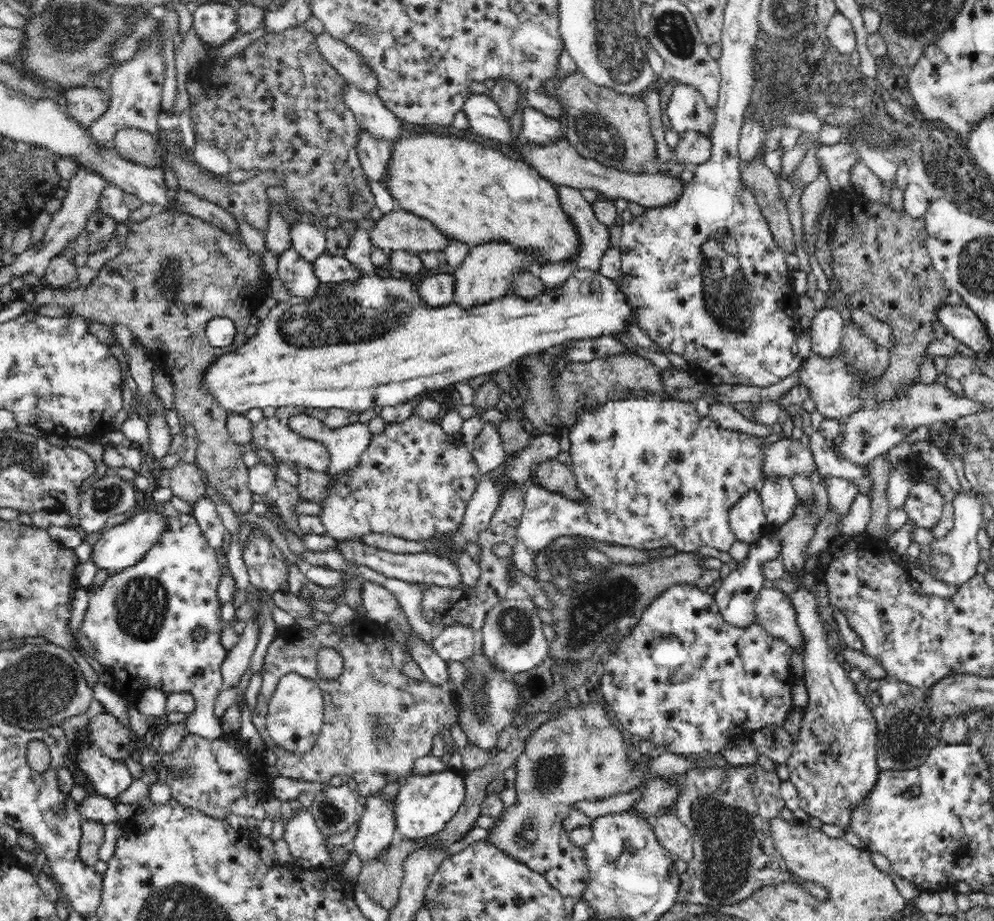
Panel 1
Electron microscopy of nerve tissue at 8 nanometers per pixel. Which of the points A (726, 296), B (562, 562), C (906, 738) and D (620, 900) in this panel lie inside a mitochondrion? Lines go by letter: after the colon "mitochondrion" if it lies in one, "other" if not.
A: mitochondrion
B: mitochondrion
C: mitochondrion
D: mitochondrion

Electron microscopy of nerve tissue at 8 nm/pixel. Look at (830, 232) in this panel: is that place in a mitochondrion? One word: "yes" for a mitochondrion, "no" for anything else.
no

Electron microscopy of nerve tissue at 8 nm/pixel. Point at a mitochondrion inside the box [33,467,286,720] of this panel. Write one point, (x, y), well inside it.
(141, 607)

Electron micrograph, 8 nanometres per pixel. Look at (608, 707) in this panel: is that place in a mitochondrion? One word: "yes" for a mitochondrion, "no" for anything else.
no

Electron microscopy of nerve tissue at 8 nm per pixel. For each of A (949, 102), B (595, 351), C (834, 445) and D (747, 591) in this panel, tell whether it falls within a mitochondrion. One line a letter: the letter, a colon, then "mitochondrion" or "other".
A: mitochondrion
B: other
C: other
D: other

